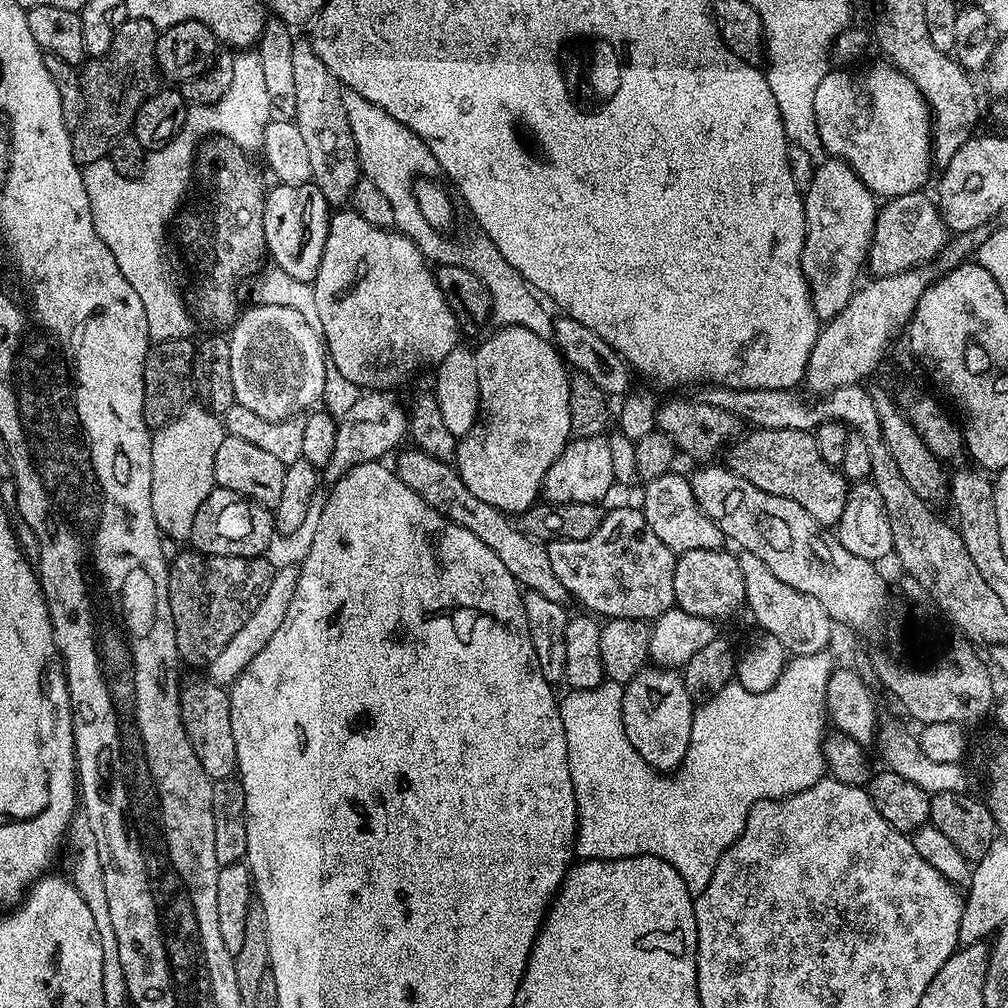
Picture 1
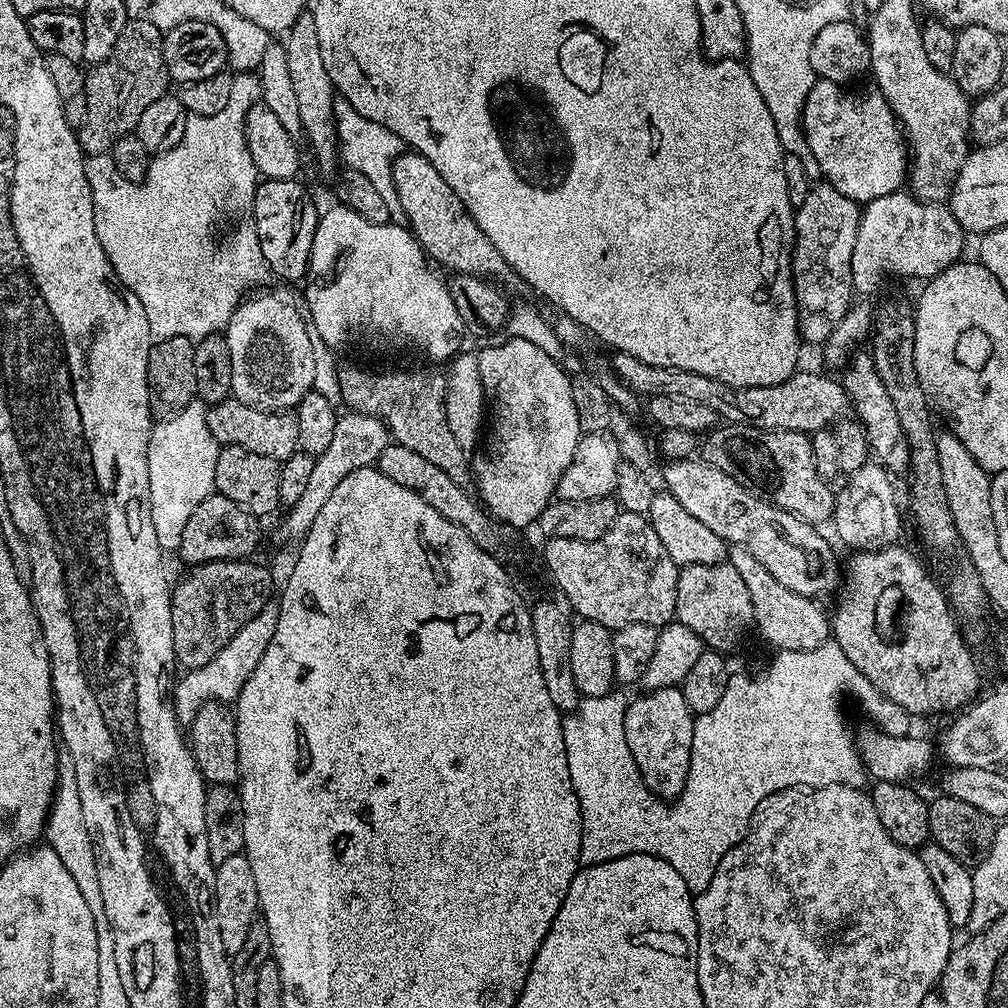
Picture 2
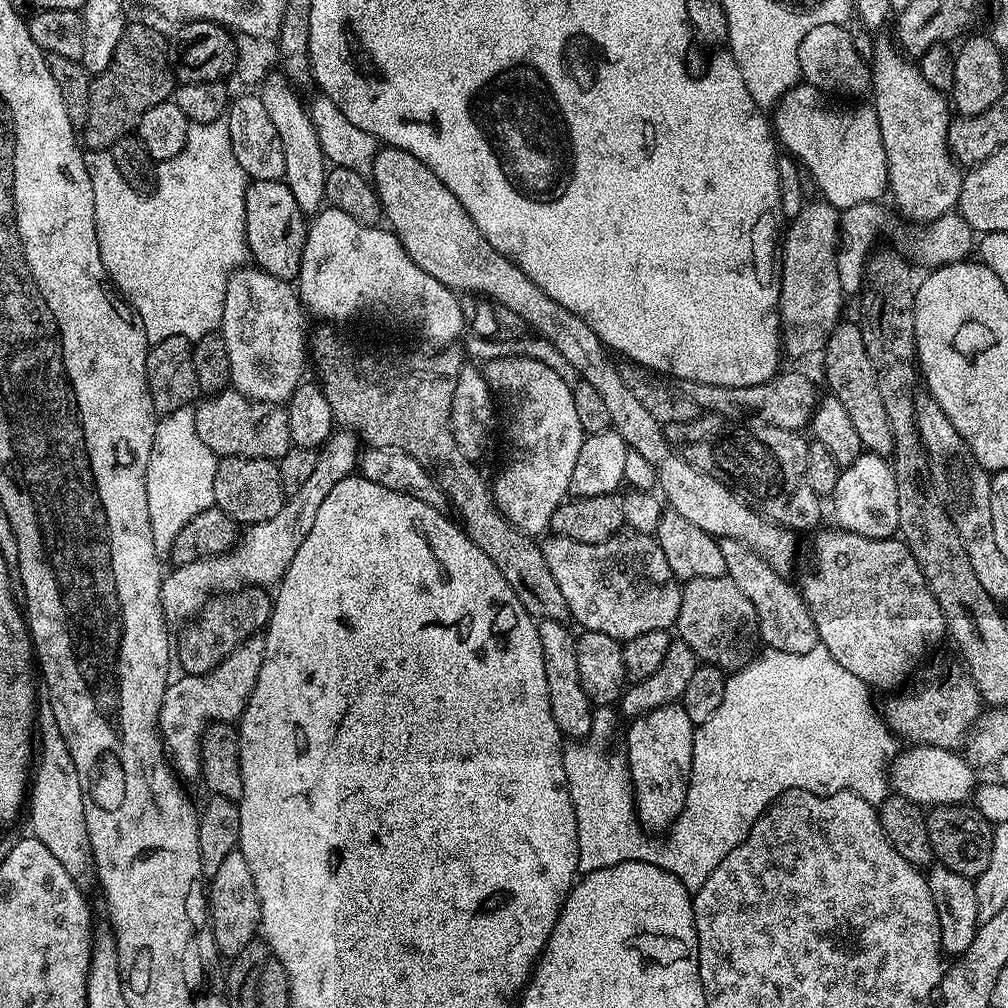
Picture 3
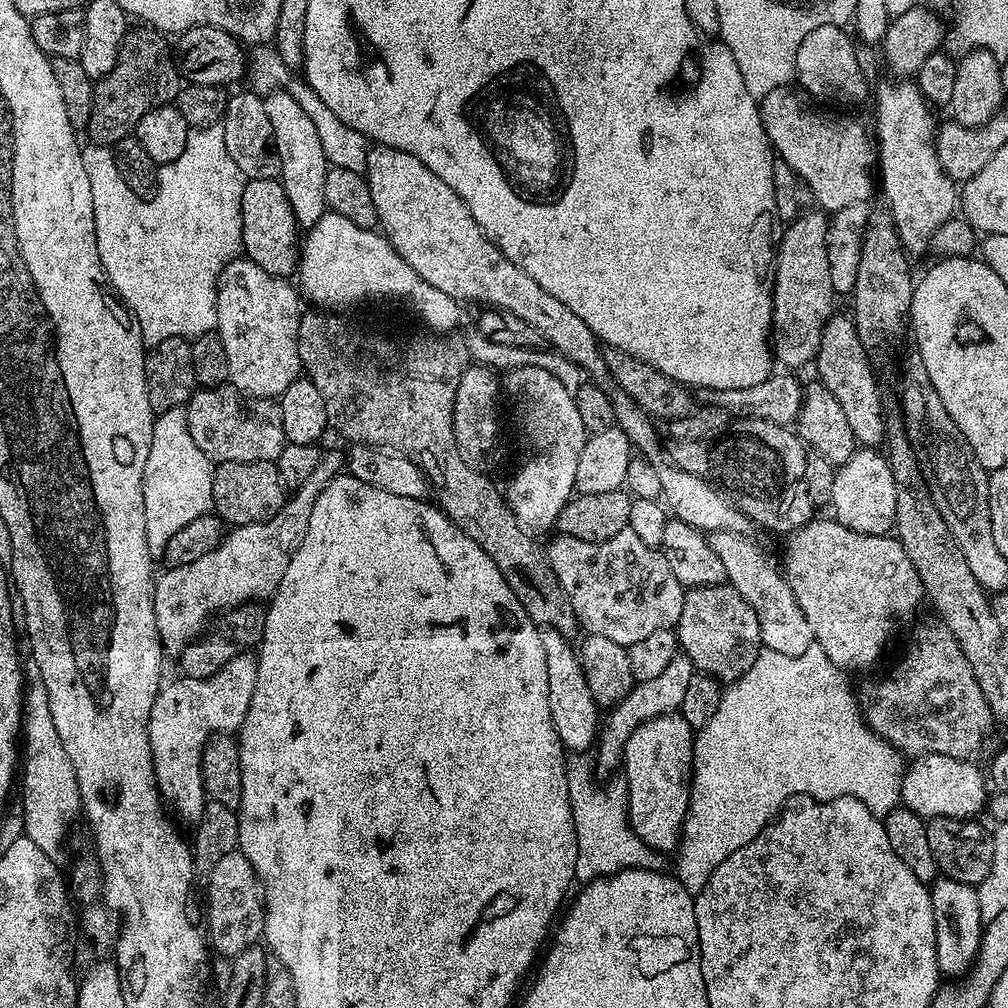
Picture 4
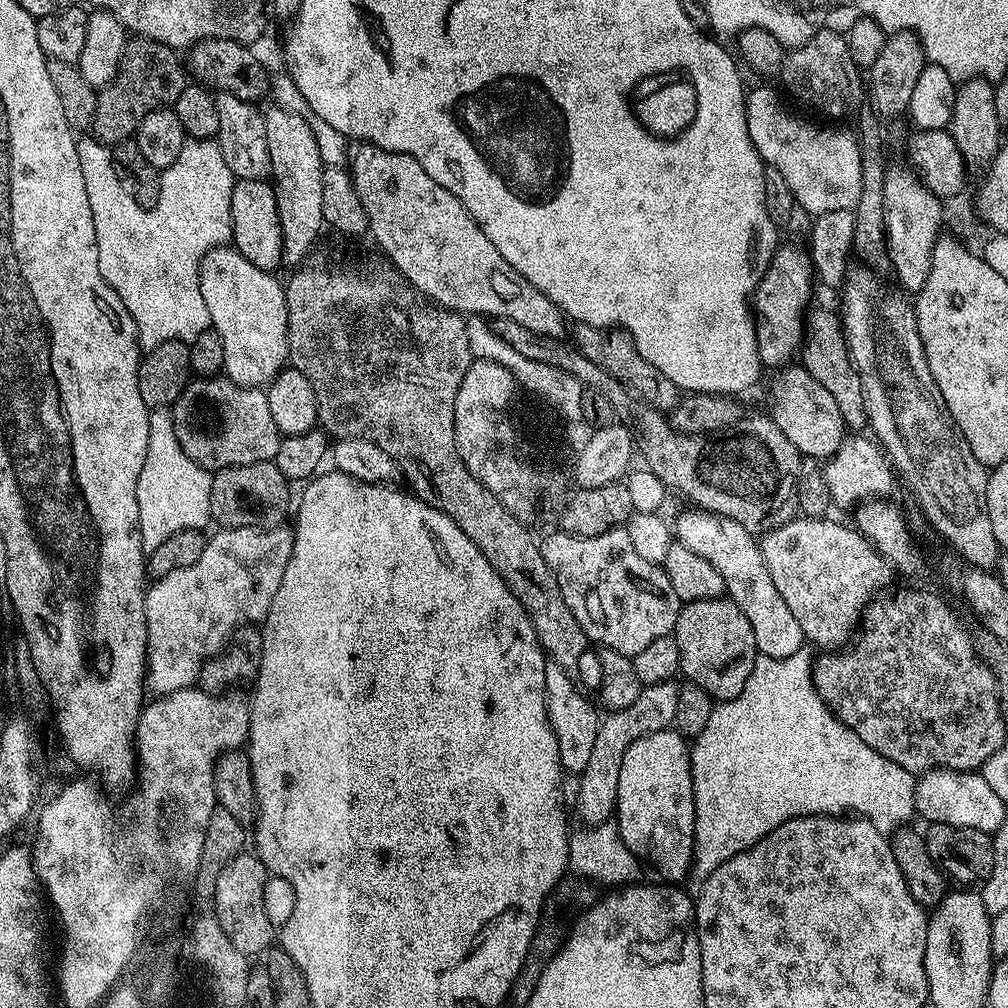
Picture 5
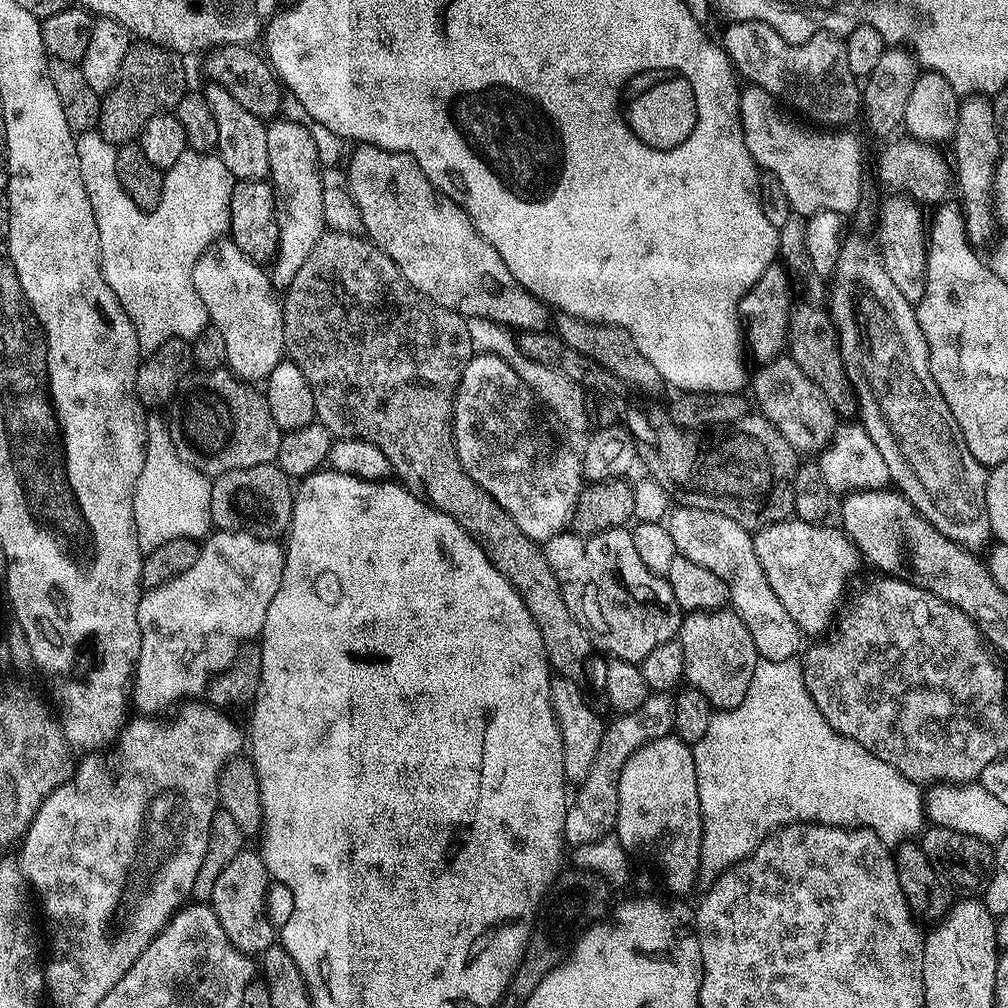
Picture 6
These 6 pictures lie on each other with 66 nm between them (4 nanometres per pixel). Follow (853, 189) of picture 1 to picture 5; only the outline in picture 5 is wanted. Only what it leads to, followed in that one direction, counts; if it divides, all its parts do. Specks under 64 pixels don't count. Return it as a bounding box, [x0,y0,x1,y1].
[750,247,814,369]

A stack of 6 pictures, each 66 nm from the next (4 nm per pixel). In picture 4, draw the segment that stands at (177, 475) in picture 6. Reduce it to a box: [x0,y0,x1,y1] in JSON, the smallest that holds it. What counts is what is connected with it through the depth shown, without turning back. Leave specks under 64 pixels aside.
[142,407,214,558]

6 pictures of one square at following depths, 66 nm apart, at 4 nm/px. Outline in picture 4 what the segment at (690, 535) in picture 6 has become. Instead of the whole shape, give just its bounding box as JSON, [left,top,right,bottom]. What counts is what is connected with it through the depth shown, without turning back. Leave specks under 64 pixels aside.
[710,532,814,656]

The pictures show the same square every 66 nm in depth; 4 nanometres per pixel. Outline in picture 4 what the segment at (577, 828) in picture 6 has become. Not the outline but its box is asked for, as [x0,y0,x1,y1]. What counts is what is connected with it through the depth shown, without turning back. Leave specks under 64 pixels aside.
[594,654,694,769]

